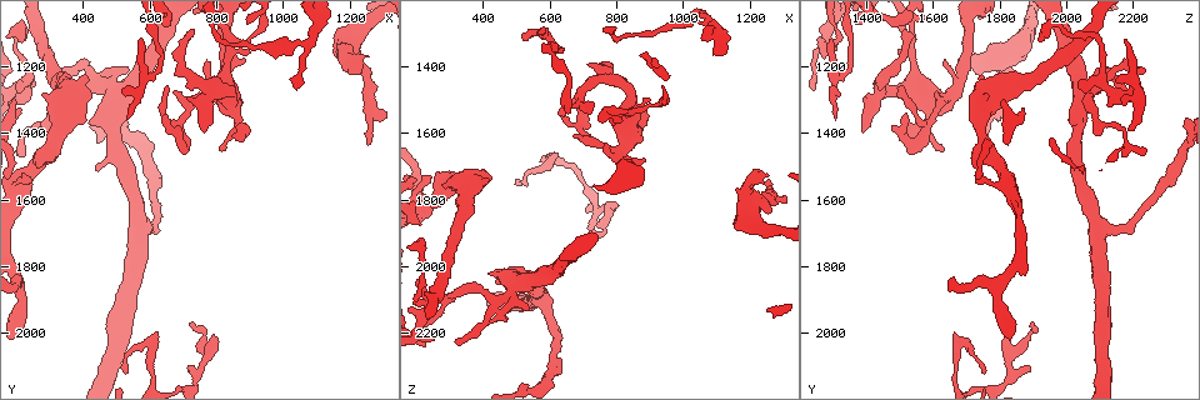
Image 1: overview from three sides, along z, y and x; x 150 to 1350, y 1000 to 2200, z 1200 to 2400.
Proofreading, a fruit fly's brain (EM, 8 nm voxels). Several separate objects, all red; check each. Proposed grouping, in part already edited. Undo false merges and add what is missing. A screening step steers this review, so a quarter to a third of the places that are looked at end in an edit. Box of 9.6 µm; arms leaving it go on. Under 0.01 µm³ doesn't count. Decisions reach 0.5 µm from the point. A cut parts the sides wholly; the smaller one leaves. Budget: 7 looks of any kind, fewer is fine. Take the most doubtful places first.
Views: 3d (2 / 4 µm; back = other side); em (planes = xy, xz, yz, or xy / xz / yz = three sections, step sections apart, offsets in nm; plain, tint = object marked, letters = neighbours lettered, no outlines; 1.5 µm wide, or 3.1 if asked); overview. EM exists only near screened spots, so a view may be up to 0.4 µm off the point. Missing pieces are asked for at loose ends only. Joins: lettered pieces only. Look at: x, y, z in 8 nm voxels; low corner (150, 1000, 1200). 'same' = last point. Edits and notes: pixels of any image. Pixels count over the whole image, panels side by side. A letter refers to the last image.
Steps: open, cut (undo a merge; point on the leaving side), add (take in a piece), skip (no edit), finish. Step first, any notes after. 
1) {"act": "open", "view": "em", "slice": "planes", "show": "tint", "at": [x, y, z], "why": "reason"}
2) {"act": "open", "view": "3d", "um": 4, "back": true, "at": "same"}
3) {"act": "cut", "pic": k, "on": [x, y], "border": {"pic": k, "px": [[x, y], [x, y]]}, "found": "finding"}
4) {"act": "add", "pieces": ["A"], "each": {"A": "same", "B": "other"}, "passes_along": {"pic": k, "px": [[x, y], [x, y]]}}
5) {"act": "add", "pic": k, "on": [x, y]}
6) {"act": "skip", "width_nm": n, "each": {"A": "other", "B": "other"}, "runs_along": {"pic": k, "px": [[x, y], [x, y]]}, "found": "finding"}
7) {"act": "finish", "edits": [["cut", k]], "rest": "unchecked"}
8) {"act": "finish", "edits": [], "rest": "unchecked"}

{"act": "open", "view": "3d", "um": 4, "at": [1250, 1160, 1720], "why": "branch stops here"}

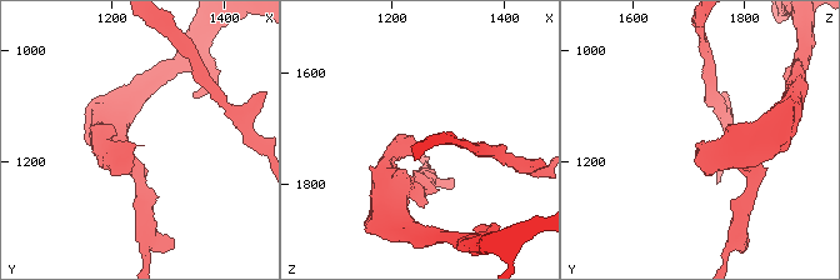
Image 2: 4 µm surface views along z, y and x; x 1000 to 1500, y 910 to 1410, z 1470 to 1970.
{"act": "open", "view": "em", "slice": "xz", "step": 4, "show": "letters", "at": [1260, 1175, 1730], "why": "now the EM"}

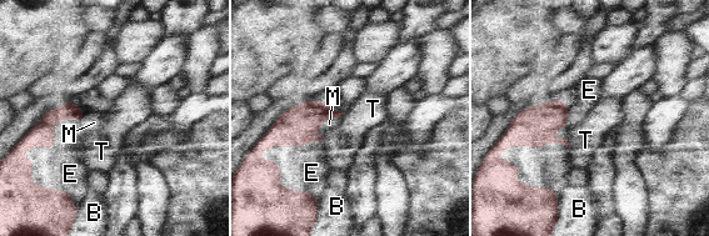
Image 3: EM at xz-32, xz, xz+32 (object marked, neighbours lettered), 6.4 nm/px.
{"act": "skip", "each": {"B": "other", "E": "other", "M": "other", "T": "other"}, "border": {"pic": 3, "px": [[567, 139], [569, 146]]}, "found": "no lettered piece goes on from it"}

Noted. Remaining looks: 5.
{"act": "open", "view": "3d", "um": 2, "at": [840, 1140, 1550], "why": "abrupt turn"}

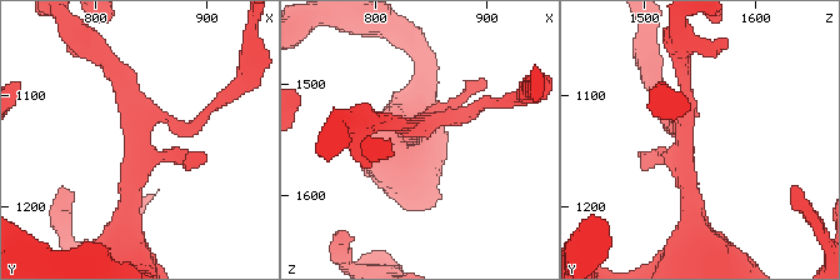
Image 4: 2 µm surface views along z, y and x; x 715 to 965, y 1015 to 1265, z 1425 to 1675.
{"act": "open", "view": "em", "slice": "planes", "show": "letters", "at": [836, 1134, 1538], "why": "need the tissue"}

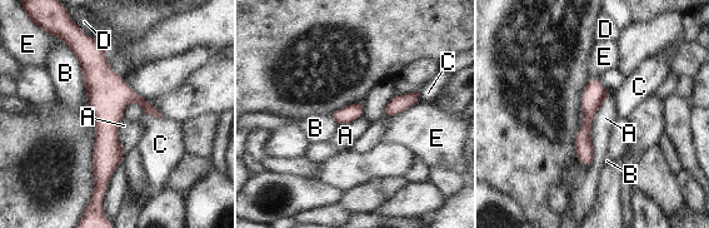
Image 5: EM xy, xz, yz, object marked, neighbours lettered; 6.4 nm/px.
{"act": "skip", "width_nm": 120, "longest_contact_nm": ["B", 380], "each": {"A": "other", "B": "other", "C": "other", "D": "other", "E": "other"}, "found": "continuous, no second cell"}

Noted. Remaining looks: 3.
{"act": "open", "view": "em", "slice": "planes", "show": "tint", "at": [400, 1230, 1740], "why": "thick end"}

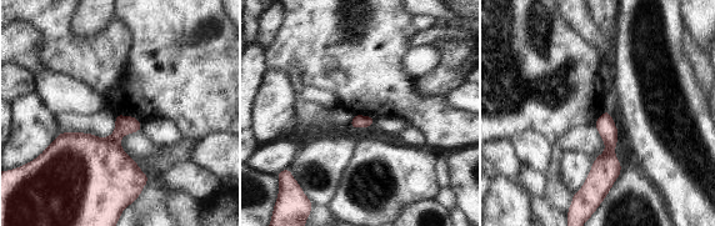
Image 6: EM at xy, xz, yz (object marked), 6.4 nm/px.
{"act": "open", "view": "em", "slice": "planes", "show": "letters", "at": "same", "why": "what lies round it"}

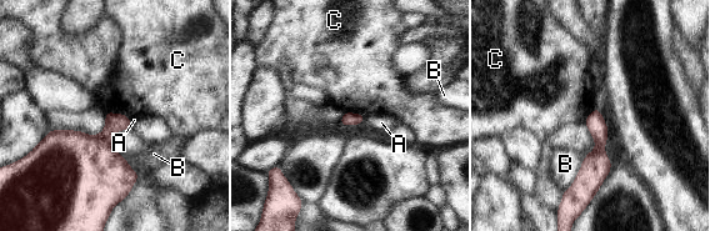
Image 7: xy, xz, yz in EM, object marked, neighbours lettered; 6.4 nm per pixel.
{"act": "skip", "each": {"A": "other", "B": "other", "C": "other"}, "runs_along": {"pic": 7, "px": [[596, 113], [599, 152], [588, 189]]}, "found": "no lettered piece goes on from it"}

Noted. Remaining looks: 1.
{"act": "finish", "edits": [], "rest": "unchecked"}

